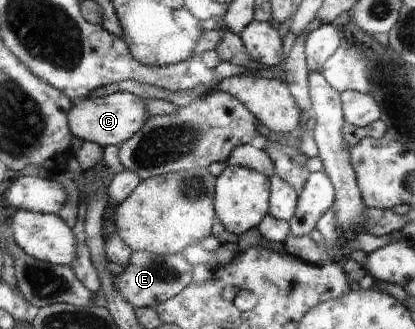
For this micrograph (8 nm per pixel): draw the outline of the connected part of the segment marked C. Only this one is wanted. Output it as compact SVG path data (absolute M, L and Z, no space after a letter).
M118 91L102 97L84 97L78 104L73 104L69 126L80 140L100 144L104 148L109 144L120 146L126 143L145 125L149 116L148 106L143 98L126 91Z

